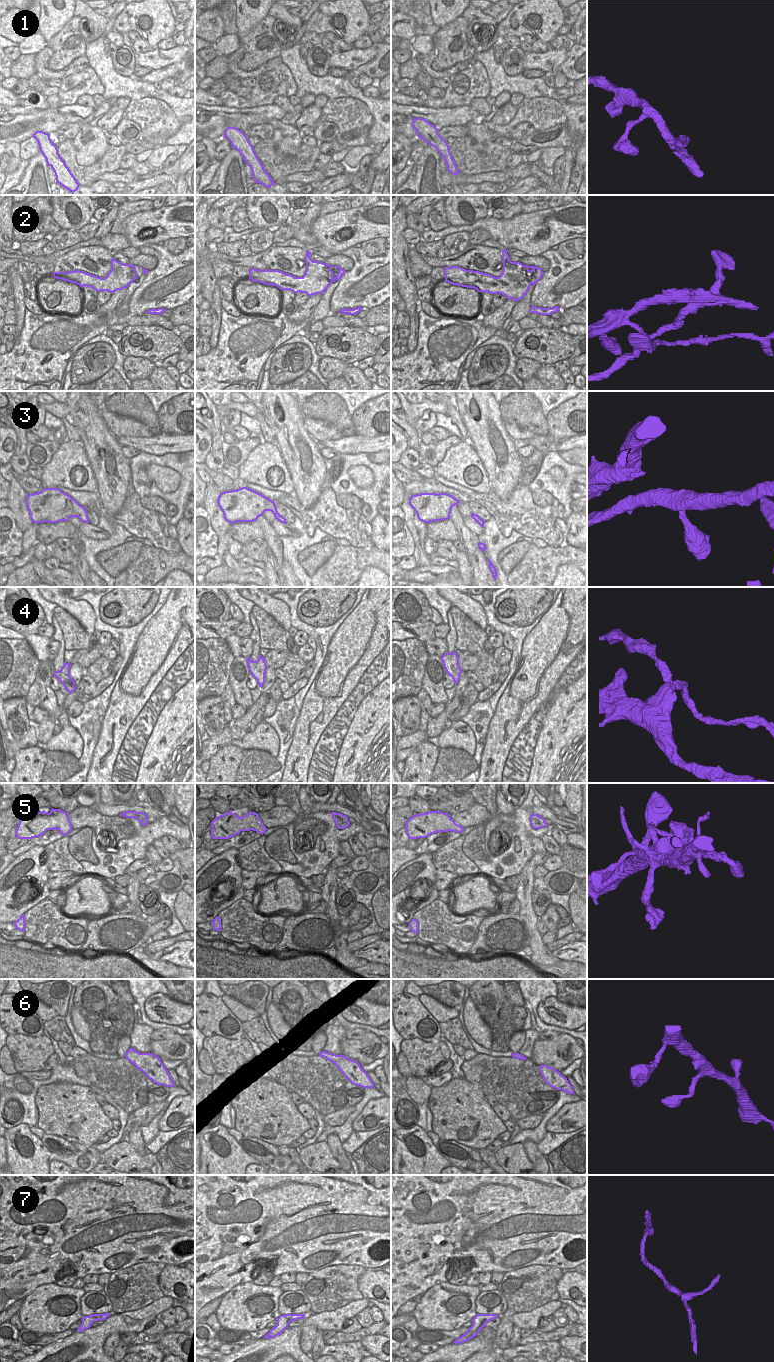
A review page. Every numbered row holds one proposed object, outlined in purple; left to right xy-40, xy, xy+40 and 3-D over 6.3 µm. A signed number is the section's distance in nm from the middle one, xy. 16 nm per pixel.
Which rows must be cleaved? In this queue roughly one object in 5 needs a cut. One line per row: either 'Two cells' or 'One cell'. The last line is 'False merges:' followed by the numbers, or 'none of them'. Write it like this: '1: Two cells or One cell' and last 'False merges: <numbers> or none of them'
1: One cell
2: One cell
3: One cell
4: Two cells
5: One cell
6: One cell
7: One cell
False merges: 4.

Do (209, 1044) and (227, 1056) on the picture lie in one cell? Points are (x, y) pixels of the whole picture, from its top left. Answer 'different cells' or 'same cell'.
same cell

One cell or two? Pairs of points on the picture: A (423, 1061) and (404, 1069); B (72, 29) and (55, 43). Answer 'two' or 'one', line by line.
A: two
B: one

